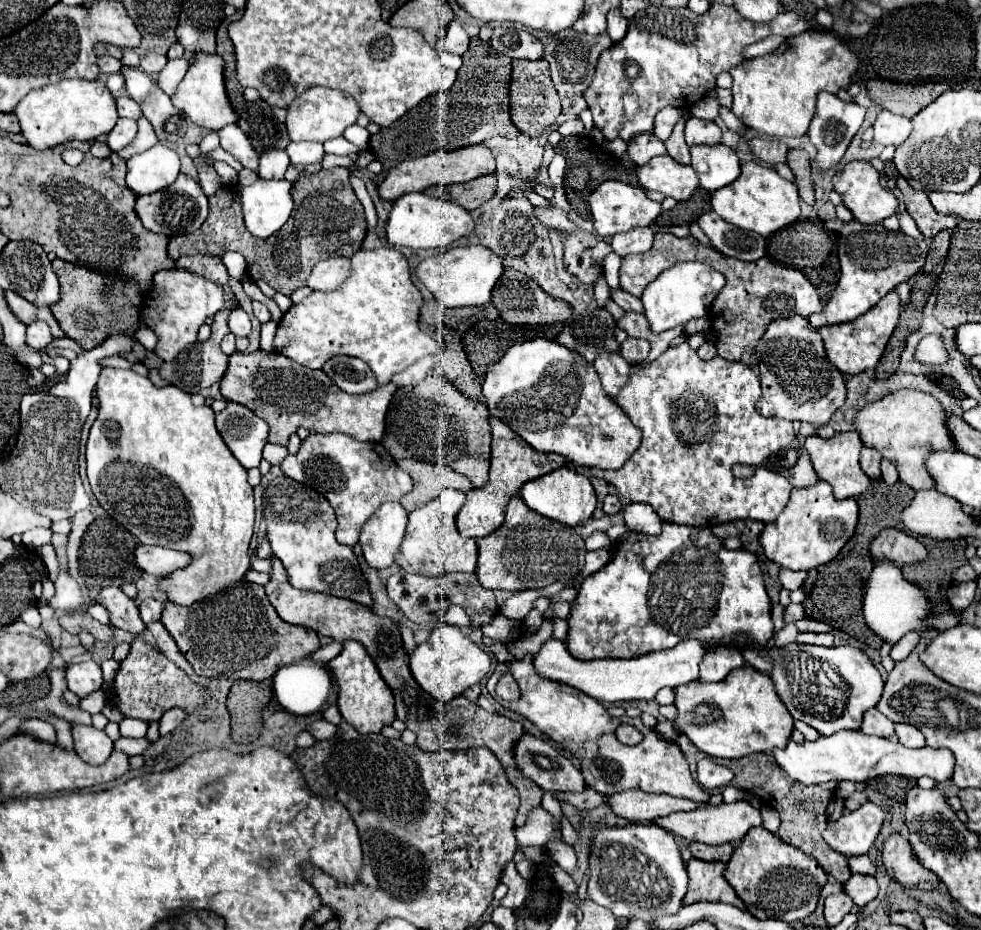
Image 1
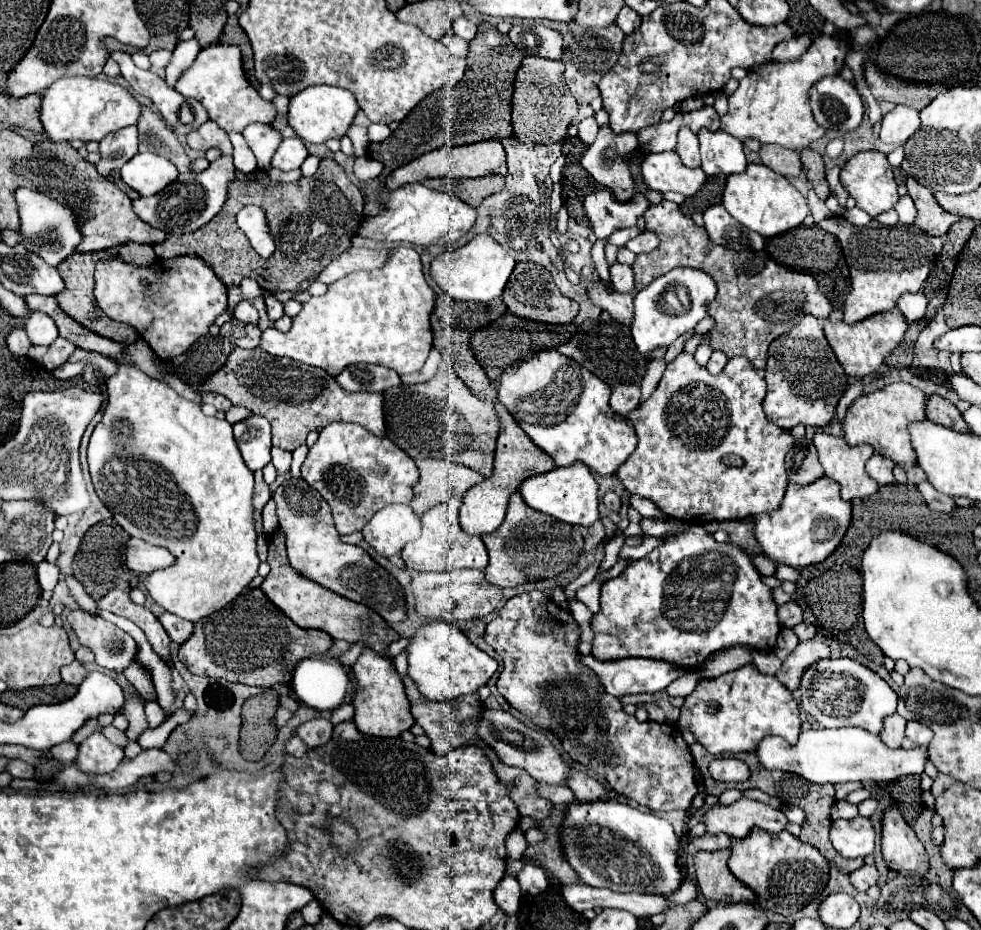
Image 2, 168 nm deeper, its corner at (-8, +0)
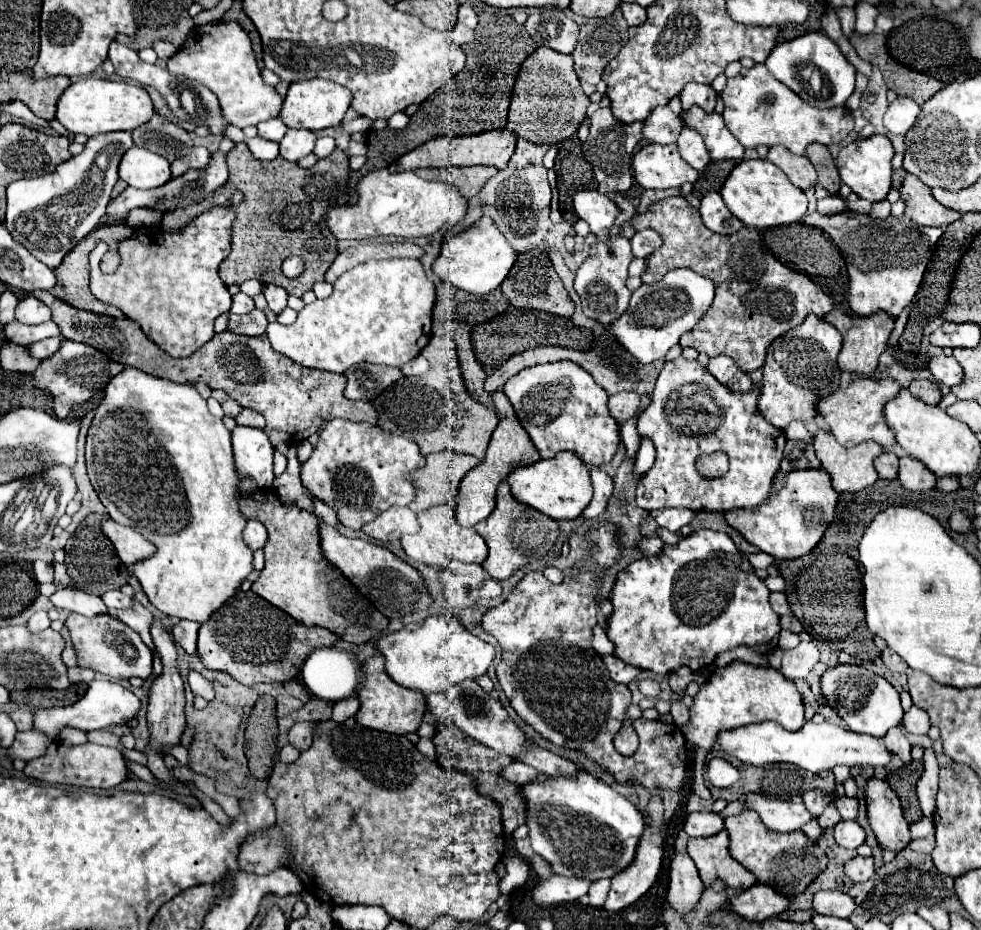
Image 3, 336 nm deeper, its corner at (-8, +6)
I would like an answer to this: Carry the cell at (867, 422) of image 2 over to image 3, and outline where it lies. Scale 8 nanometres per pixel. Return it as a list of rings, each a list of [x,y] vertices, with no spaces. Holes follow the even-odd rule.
[[[856,377],[848,387],[838,387],[834,393],[822,397],[816,403],[816,413],[828,423],[828,429],[844,447],[856,447],[862,441],[876,441],[884,449],[892,447],[894,433],[890,431],[886,419],[882,417],[882,407],[886,401],[896,397],[900,391],[900,385],[892,379],[860,379]]]

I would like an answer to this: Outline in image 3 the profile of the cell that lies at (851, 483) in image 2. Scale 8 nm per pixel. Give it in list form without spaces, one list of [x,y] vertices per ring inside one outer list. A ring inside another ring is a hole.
[[[820,429],[816,433],[816,437],[814,437],[814,449],[816,449],[816,457],[822,463],[822,469],[828,471],[828,475],[832,477],[832,487],[838,493],[844,493],[844,491],[850,491],[850,493],[860,491],[860,489],[872,485],[878,479],[878,473],[876,473],[874,465],[872,465],[872,461],[874,461],[876,455],[882,453],[882,447],[878,443],[874,443],[874,441],[866,441],[866,443],[860,443],[860,445],[856,445],[852,449],[846,449],[846,447],[842,447],[834,439],[832,433]]]

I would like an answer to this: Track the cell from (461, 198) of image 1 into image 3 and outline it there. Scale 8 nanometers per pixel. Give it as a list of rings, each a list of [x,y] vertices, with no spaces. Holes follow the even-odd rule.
[[[440,167],[440,169],[416,169],[414,173],[424,179],[446,181],[446,183],[458,187],[458,191],[466,199],[470,199],[484,187],[484,183],[492,175],[498,173],[498,169],[494,169],[494,167]]]

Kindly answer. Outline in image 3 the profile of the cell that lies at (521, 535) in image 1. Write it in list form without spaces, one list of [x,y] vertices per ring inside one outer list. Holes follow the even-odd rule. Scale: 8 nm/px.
[[[502,481],[498,485],[496,491],[496,511],[492,511],[482,523],[476,523],[474,529],[482,535],[482,539],[486,541],[490,553],[486,557],[486,561],[482,563],[482,567],[498,581],[508,579],[516,569],[524,567],[524,565],[532,565],[536,563],[536,557],[544,555],[552,549],[556,535],[558,535],[558,523],[538,511],[534,511],[532,507],[526,507],[522,503],[518,503],[510,491],[508,491],[508,483]]]

